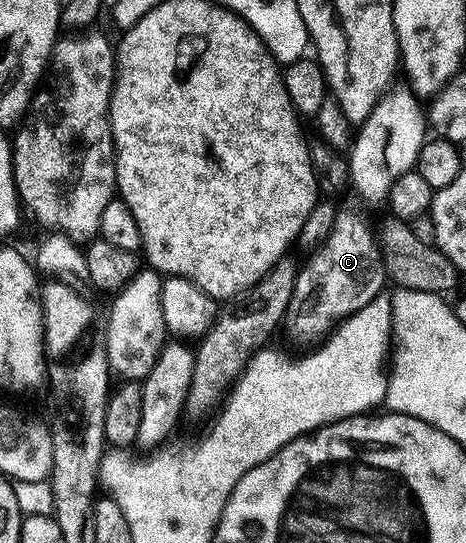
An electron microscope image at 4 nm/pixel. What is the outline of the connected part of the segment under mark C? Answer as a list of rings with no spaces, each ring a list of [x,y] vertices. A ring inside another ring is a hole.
[[[338,212],[333,218],[331,231],[325,234],[325,240],[317,246],[309,265],[301,265],[297,274],[297,282],[293,288],[293,298],[285,312],[283,333],[293,345],[298,345],[301,351],[316,347],[326,340],[327,334],[338,323],[350,317],[355,311],[367,307],[371,299],[382,296],[387,276],[382,265],[381,250],[375,242],[374,234],[365,227],[353,213]]]

